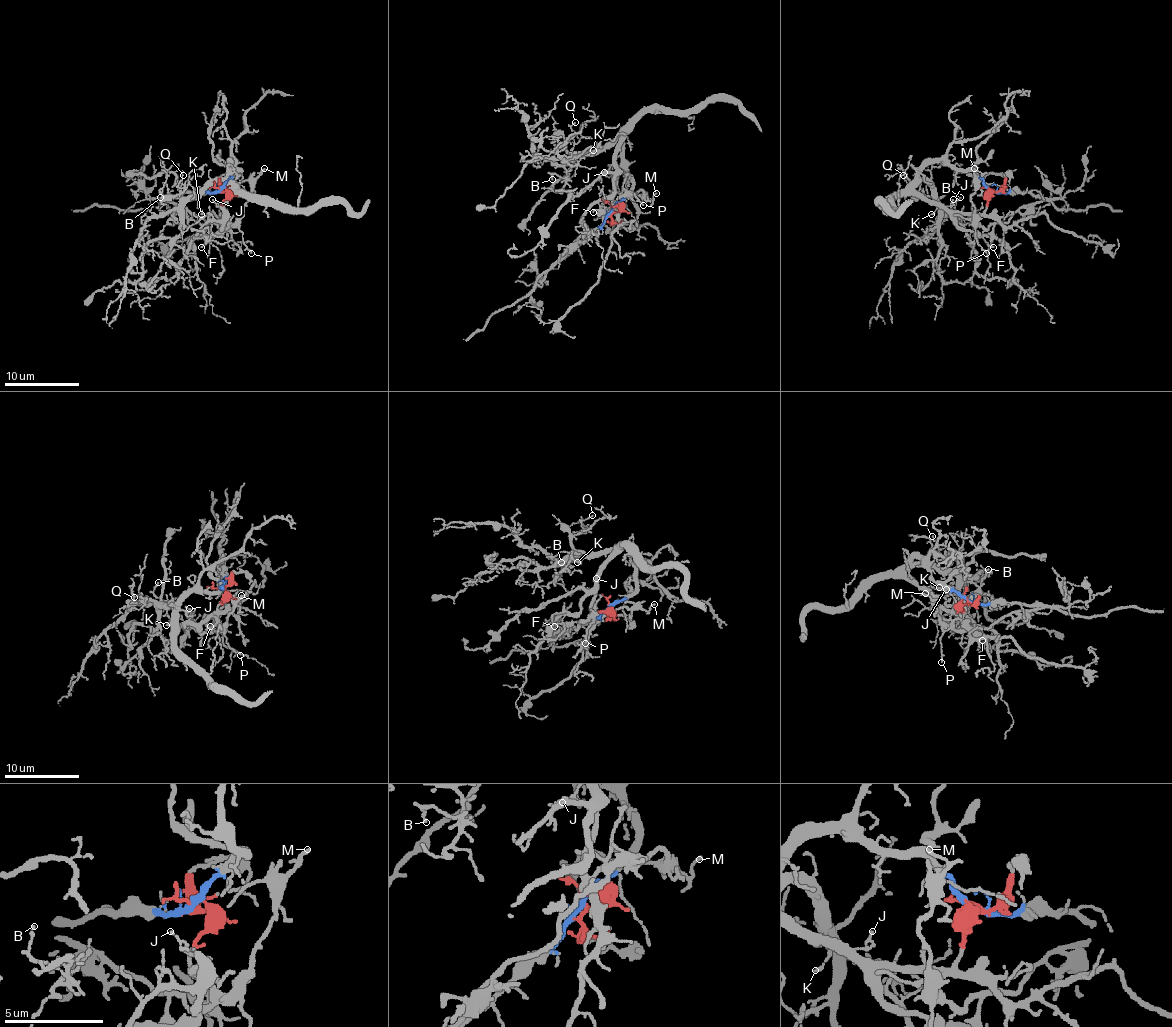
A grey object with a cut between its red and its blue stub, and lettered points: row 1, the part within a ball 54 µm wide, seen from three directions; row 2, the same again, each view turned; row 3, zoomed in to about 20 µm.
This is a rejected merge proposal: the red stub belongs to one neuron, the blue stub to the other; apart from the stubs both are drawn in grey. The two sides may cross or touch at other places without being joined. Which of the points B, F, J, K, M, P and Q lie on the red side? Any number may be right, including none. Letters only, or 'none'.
F, M, P

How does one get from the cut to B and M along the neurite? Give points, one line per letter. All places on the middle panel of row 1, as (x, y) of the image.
B: (613, 212), (632, 185), (620, 140), (581, 152), (564, 167), (566, 176), (551, 174), (553, 180)
M: (613, 212), (618, 210), (611, 204), (641, 189), (650, 200), (656, 193)

